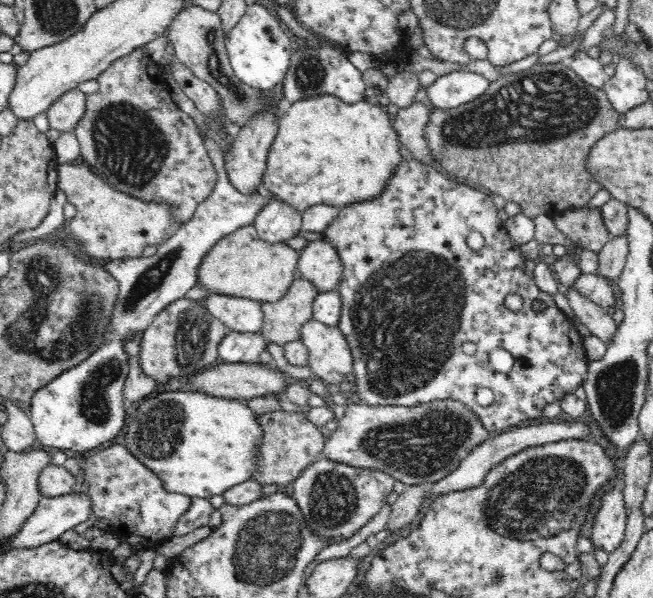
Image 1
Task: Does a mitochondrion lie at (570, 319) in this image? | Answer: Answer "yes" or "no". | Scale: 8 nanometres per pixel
no

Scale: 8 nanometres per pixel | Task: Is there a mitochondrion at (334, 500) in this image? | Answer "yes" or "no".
yes

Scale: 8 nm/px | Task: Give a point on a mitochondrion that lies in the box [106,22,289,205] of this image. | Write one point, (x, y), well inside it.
(213, 65)

